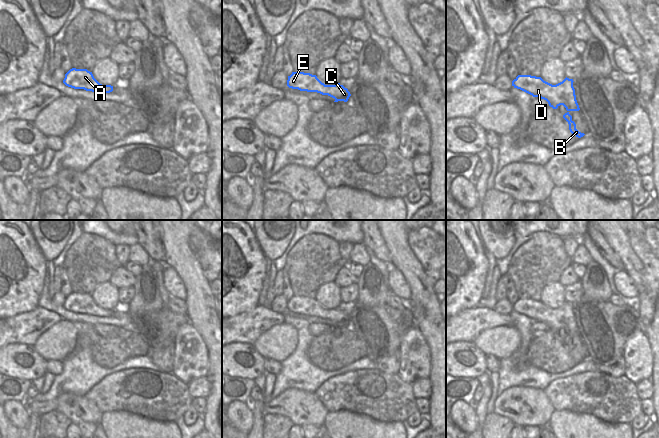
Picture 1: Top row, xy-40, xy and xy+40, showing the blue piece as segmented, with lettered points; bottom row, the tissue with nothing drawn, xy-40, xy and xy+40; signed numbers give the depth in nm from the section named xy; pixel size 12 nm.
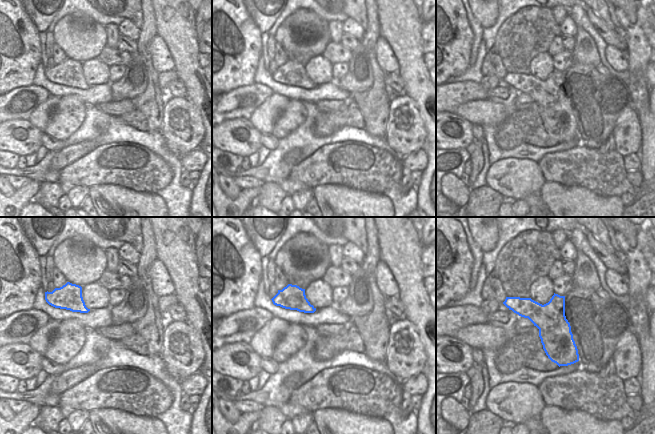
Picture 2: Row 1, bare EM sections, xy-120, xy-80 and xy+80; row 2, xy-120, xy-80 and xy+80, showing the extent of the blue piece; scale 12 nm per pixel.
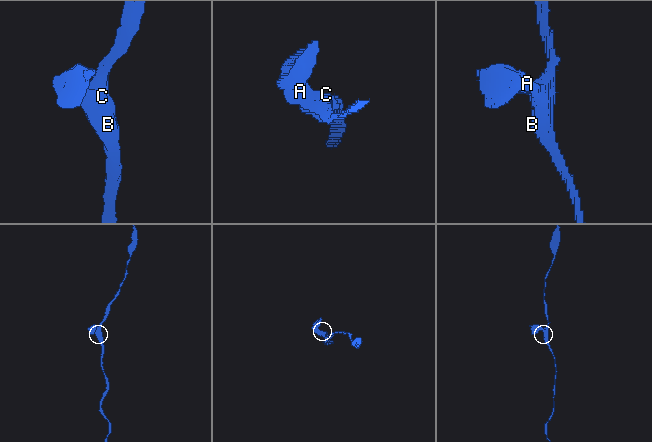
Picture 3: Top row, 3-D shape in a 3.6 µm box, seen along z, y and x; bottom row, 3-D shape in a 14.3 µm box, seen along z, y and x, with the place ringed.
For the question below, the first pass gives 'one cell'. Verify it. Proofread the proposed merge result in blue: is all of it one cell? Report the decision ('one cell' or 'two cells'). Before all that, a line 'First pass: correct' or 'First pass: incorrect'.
First pass: correct
one cell

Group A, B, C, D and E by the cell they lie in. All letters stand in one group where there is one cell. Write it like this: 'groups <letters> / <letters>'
groups A B C D E

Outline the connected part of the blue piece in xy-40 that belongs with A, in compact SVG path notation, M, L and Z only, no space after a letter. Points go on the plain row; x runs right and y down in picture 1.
M70 293L63 304L63 307L74 313L84 313L86 315L98 317L110 317L113 310L100 308L87 293Z

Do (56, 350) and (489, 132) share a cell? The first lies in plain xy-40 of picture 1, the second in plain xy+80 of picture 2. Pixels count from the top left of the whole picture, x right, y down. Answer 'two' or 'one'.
two

